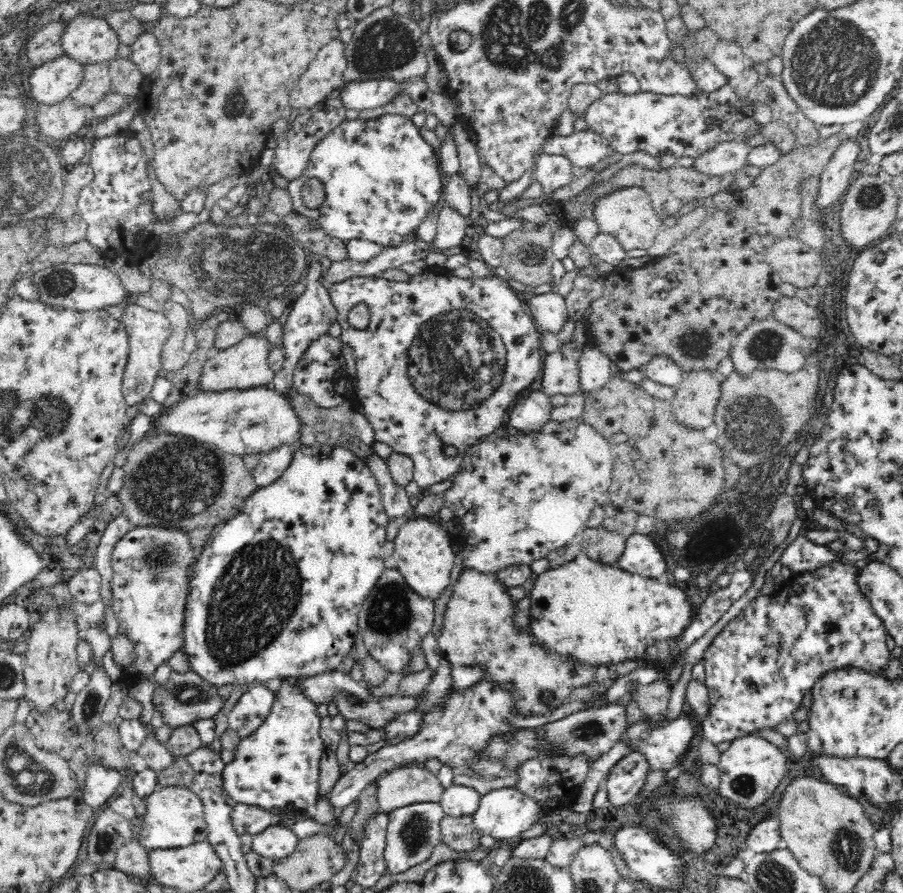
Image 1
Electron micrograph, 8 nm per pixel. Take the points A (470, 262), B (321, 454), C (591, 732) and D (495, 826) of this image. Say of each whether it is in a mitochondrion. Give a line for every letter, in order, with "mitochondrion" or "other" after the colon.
A: other
B: other
C: mitochondrion
D: other

